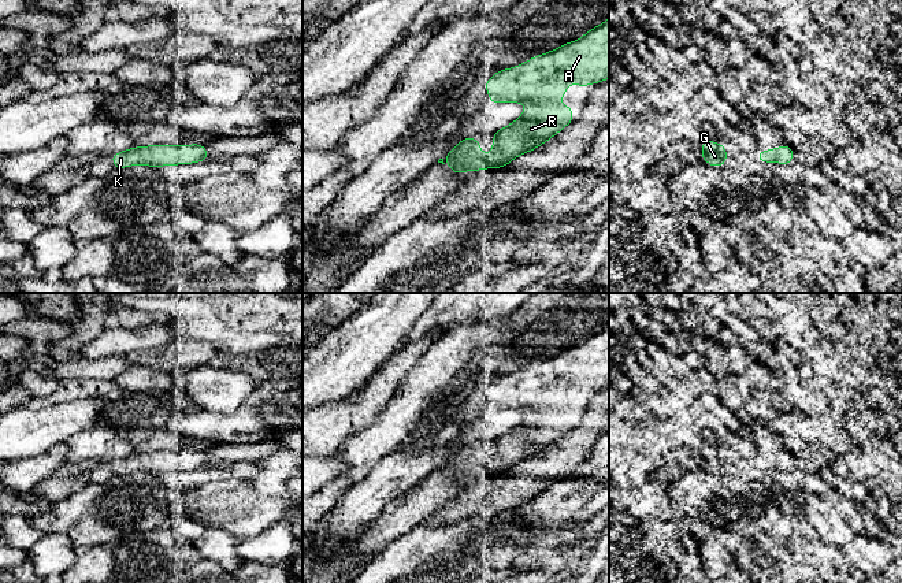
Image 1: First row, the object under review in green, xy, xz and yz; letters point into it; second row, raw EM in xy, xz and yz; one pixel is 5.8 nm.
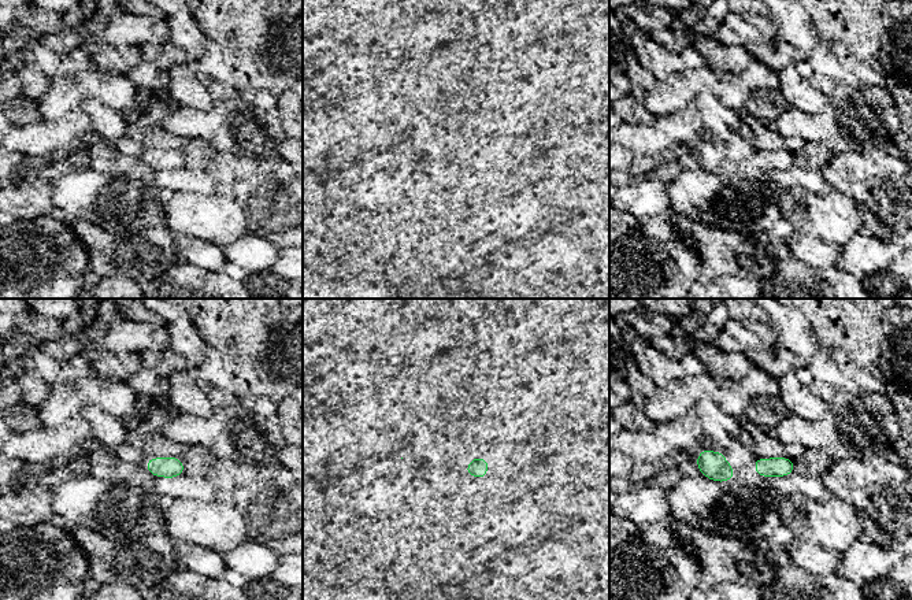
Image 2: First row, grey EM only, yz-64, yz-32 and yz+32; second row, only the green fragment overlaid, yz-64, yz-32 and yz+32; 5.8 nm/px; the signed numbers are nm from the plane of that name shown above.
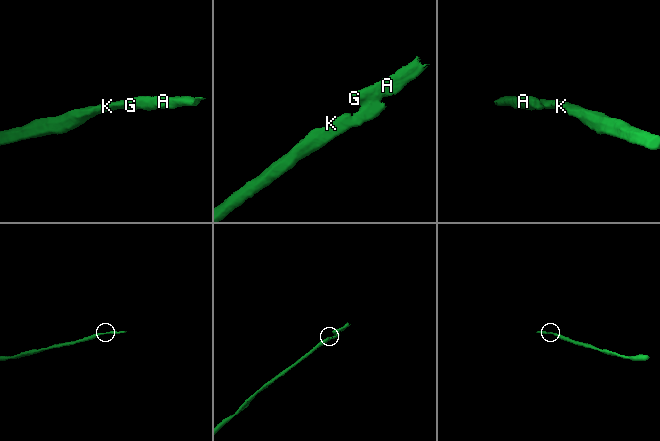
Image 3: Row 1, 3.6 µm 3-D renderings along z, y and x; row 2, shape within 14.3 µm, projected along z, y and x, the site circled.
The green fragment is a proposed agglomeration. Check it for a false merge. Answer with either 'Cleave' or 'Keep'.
Keep

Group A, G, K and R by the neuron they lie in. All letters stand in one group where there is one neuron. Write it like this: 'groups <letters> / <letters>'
groups A G K R

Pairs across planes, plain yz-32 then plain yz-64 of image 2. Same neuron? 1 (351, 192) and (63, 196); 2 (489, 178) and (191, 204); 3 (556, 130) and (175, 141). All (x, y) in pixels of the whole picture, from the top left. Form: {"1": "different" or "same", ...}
{"1": "different", "2": "different", "3": "different"}

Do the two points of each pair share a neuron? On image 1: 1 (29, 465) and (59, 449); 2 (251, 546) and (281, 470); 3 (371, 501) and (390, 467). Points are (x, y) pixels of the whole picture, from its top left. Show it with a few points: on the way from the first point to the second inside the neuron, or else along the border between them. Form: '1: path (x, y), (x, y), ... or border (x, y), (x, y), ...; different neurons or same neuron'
1: path (36, 465), (43, 465), (52, 456); same neuron
2: border (282, 519), (241, 541); different neurons
3: path (374, 493), (390, 475); same neuron

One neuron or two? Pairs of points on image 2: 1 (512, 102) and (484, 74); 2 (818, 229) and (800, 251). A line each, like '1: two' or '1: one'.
1: one
2: two

